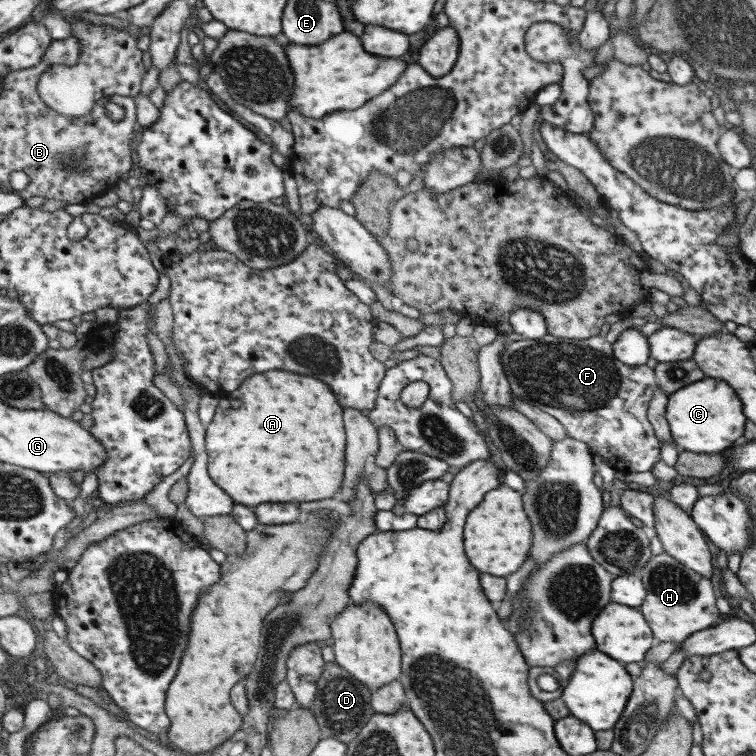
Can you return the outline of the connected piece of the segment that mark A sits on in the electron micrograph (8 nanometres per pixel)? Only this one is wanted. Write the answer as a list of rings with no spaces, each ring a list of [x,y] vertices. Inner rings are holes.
[[[286,370],[267,371],[250,376],[229,396],[231,402],[241,402],[237,408],[231,408],[223,395],[219,398],[215,420],[207,432],[209,474],[235,502],[257,508],[263,502],[327,500],[339,492],[345,478],[347,434],[343,408],[325,381]]]

